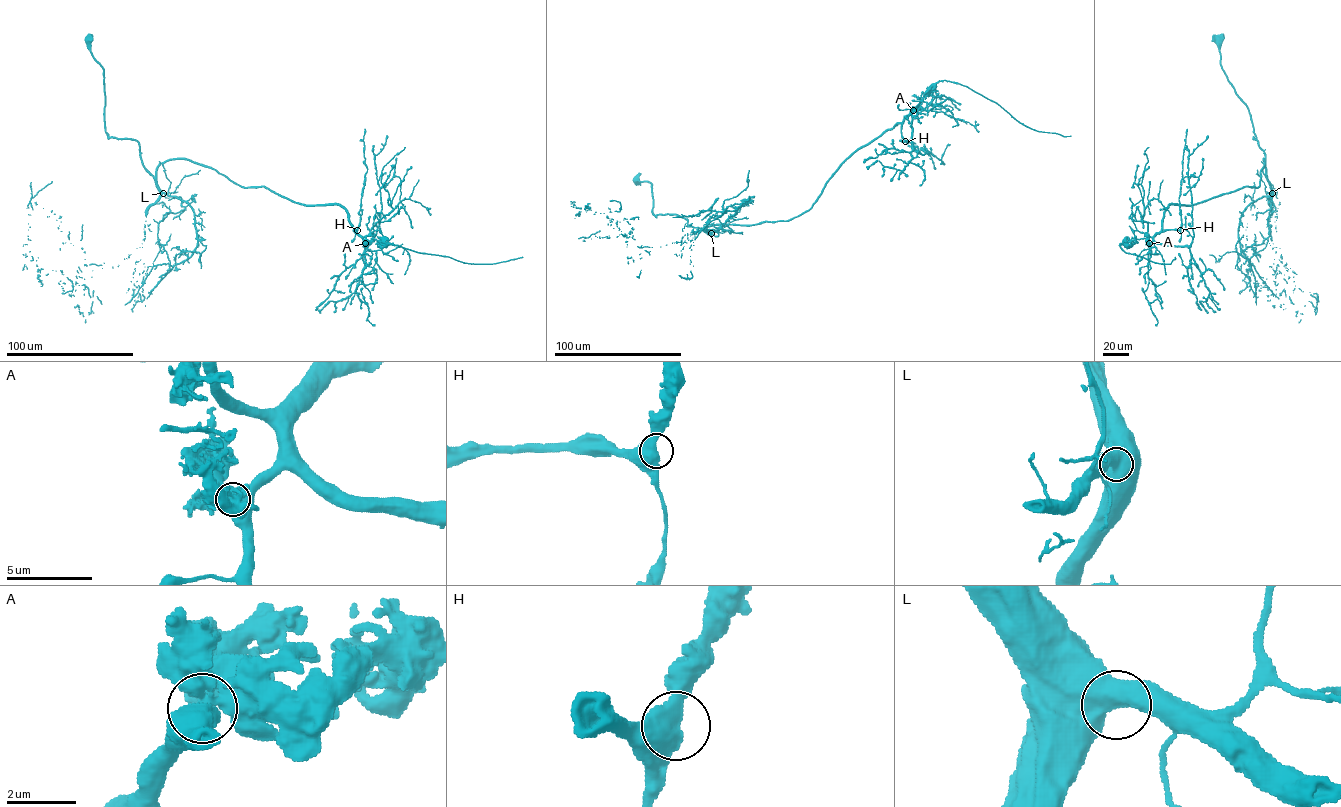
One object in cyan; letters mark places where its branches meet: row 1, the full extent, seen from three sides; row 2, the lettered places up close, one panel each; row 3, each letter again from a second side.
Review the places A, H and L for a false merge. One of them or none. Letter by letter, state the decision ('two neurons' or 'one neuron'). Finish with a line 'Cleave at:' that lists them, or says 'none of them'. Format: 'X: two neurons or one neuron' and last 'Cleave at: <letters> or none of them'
A: two neurons
H: one neuron
L: one neuron
Cleave at: A

